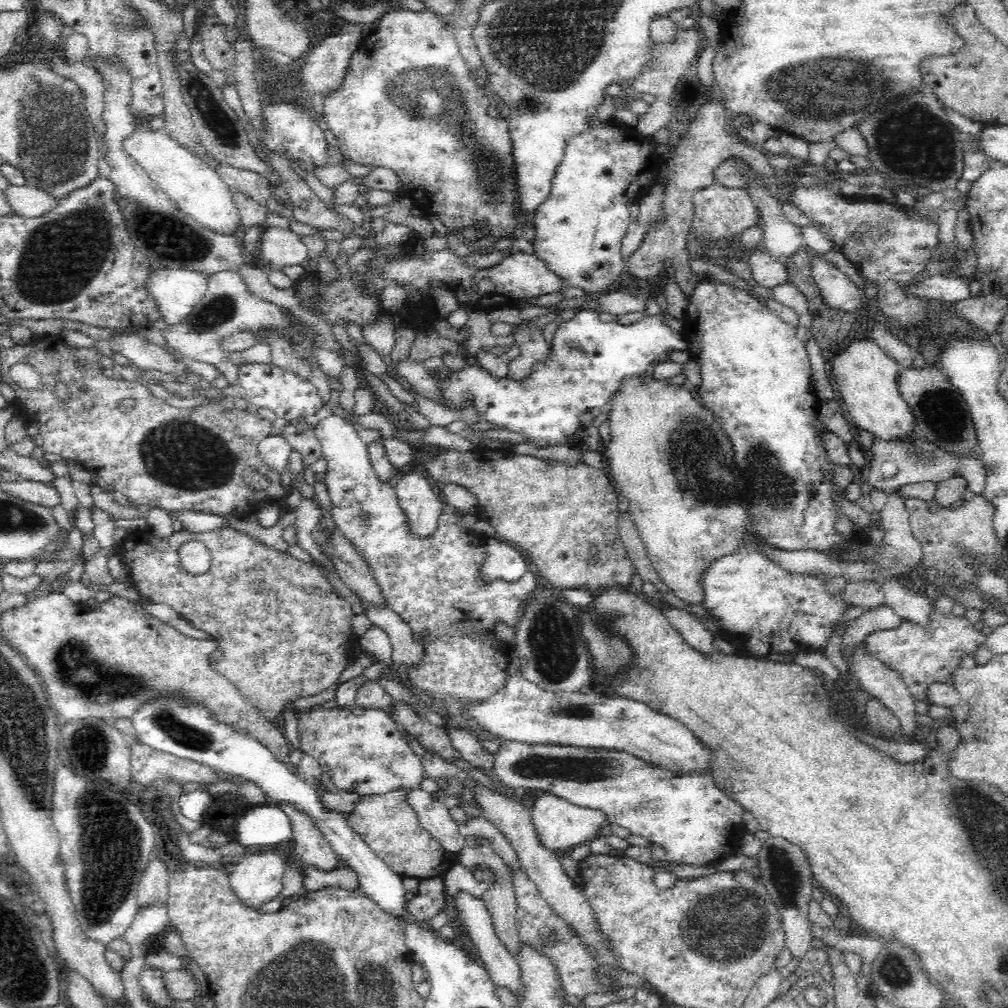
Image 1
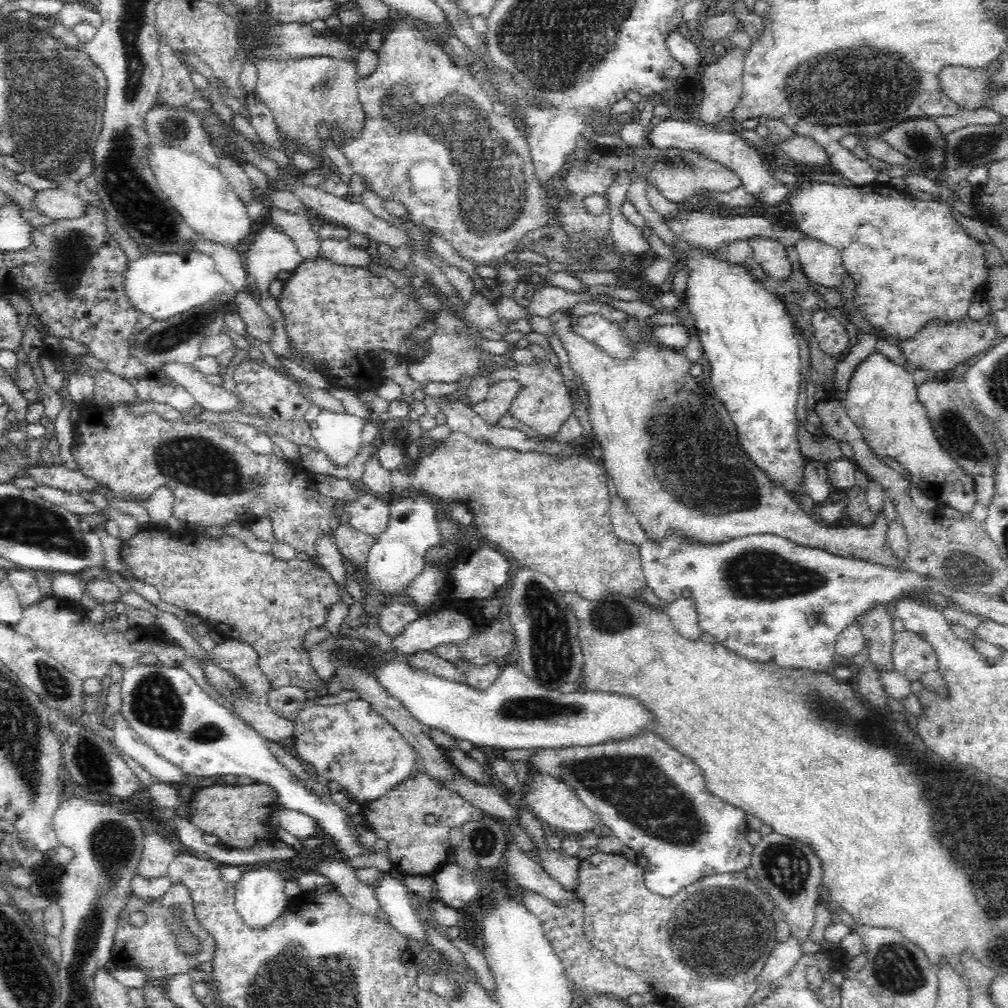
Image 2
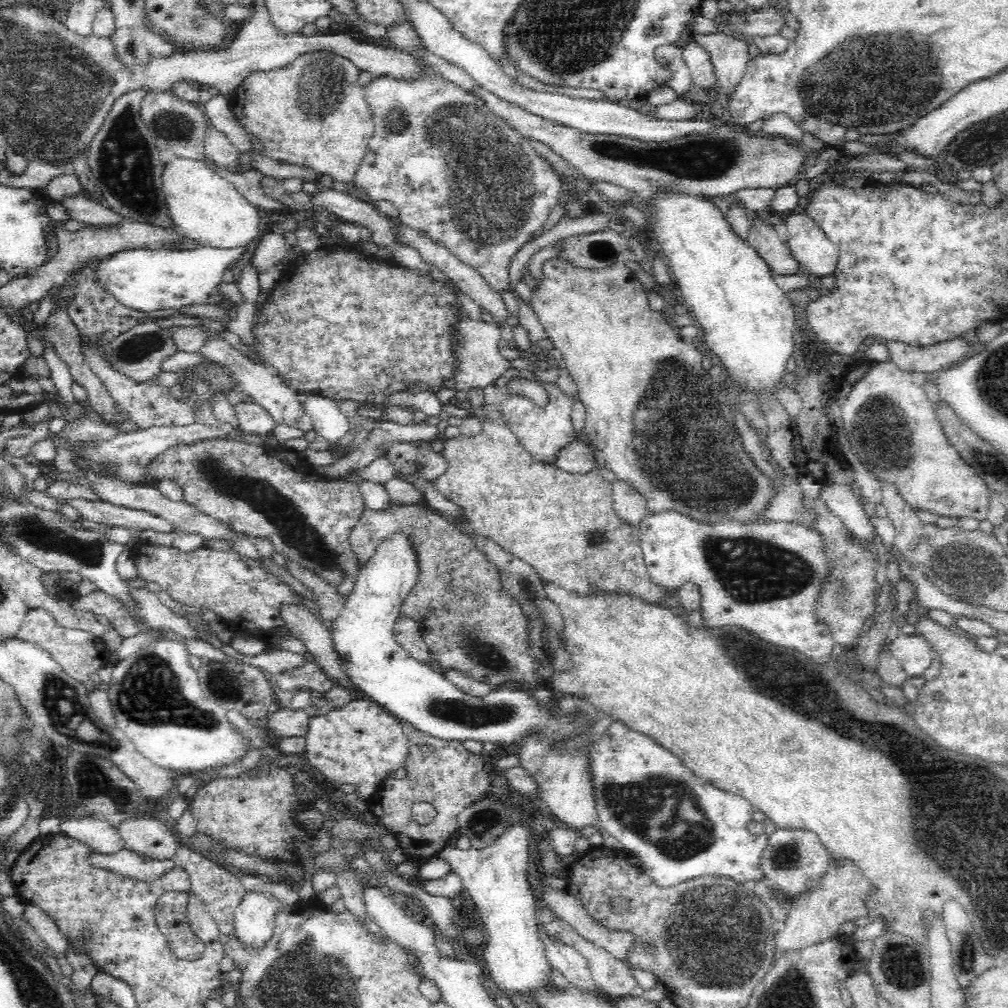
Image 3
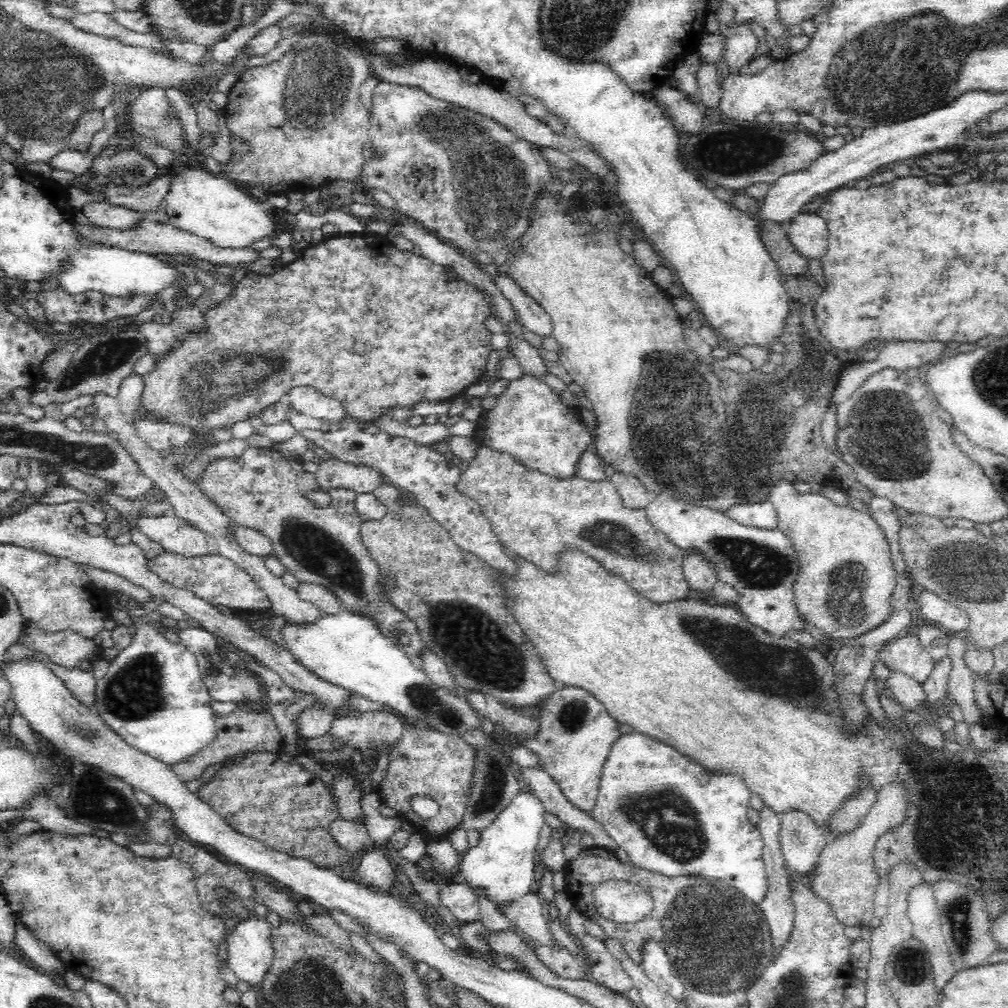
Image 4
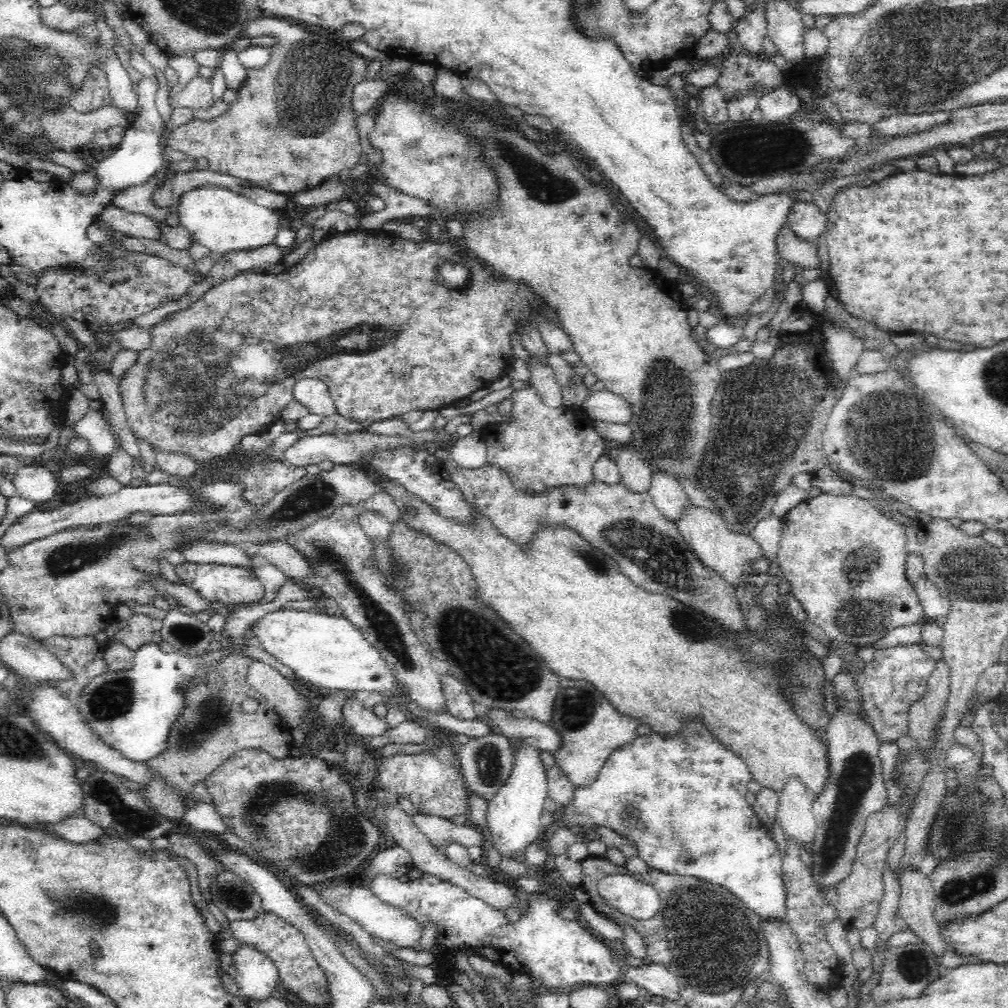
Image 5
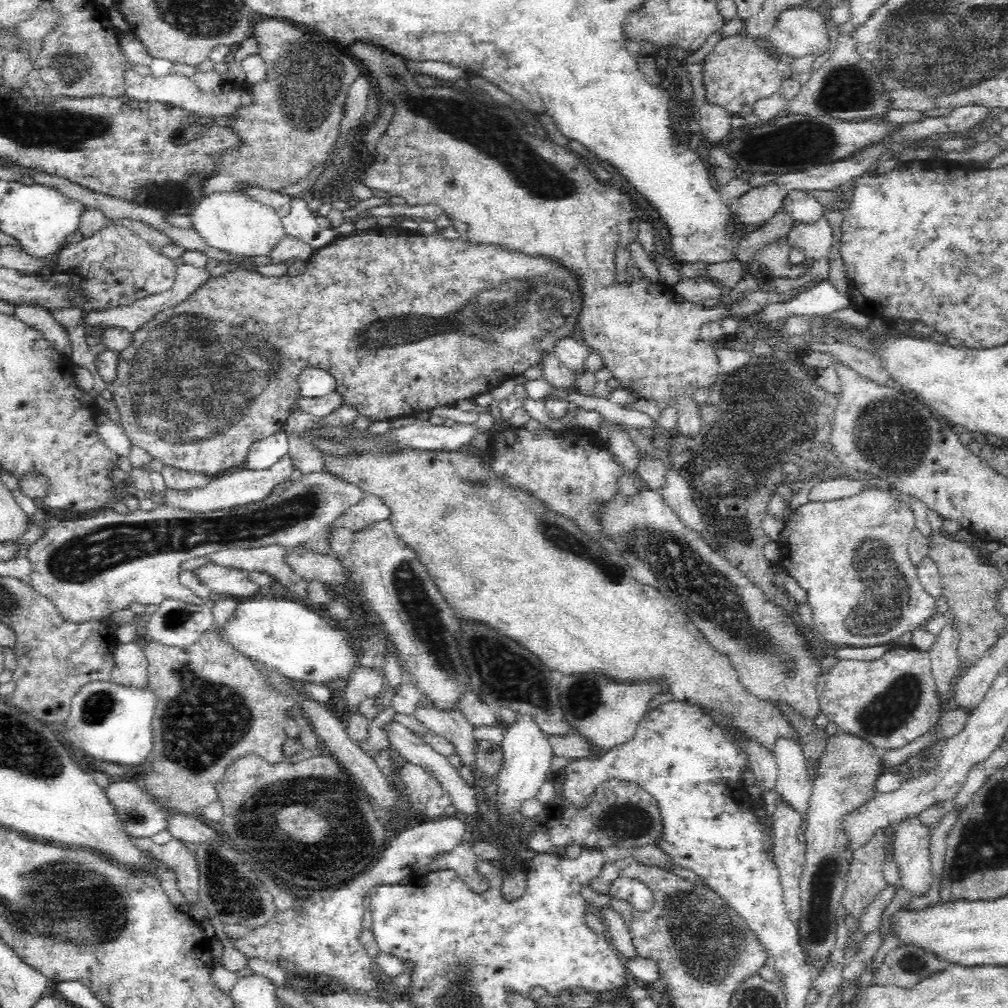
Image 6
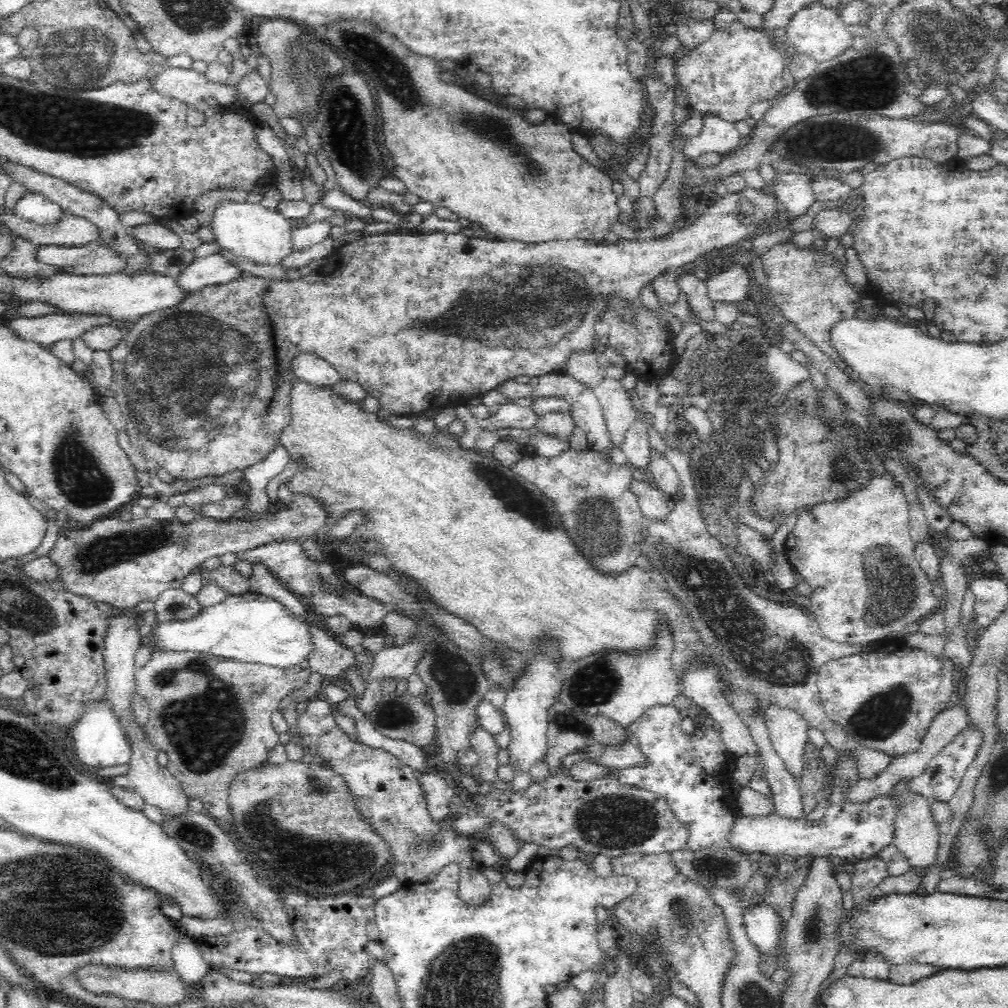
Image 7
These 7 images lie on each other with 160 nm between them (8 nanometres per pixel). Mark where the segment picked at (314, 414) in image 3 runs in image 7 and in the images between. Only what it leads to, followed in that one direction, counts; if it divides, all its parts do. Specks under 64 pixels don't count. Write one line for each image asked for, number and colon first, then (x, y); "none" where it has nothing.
4: (307, 400)
5: (313, 392)
6: (312, 382)
7: (316, 370)

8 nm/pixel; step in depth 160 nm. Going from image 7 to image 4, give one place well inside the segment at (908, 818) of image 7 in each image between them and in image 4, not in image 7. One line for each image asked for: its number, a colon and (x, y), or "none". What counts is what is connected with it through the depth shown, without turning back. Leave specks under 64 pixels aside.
4: (923, 913)
5: (916, 904)
6: (911, 847)

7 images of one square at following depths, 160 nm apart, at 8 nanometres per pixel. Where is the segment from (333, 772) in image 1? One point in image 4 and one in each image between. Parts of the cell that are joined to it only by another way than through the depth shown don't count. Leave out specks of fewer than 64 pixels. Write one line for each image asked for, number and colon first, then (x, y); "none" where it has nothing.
2: (351, 746)
3: (361, 744)
4: (370, 727)

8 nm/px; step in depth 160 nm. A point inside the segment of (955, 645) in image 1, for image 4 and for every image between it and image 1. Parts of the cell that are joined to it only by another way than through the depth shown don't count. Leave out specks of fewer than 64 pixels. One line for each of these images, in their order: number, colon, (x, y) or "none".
2: (912, 655)
3: (913, 653)
4: (903, 655)

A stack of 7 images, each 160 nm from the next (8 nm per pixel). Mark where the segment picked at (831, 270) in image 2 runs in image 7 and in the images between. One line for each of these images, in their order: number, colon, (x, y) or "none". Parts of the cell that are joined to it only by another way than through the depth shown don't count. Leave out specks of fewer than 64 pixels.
3: (816, 253)
4: (808, 232)
5: (805, 219)
6: (802, 207)
7: (794, 191)

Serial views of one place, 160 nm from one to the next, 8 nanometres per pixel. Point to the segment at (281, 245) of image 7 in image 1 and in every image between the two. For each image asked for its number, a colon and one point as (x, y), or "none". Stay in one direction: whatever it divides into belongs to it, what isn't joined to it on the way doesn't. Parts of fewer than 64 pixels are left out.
1: (193, 186)
2: (200, 194)
3: (206, 208)
4: (214, 208)
5: (224, 221)
6: (238, 224)

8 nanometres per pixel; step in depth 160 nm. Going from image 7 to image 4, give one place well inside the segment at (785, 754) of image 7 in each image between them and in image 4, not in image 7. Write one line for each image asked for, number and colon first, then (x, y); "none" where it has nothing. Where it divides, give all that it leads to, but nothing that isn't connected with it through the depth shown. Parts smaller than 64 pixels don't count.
4: (802, 839)
5: (794, 812)
6: (793, 784)

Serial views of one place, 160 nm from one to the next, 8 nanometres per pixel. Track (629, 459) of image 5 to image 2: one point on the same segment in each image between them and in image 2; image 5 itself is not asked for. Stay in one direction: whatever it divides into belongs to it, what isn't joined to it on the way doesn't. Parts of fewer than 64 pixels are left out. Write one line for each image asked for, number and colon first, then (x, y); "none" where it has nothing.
2: (626, 526)
3: (630, 505)
4: (633, 492)

